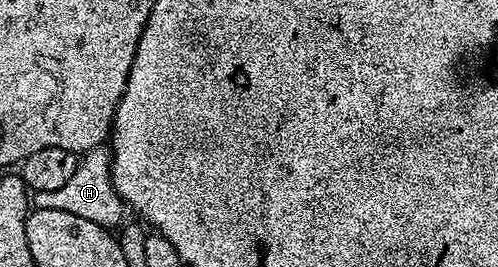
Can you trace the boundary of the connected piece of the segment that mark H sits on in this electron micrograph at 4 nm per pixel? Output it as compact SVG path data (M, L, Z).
M109 146L94 147L79 158L76 169L60 189L35 191L32 195L33 206L37 209L61 209L64 213L73 213L76 217L84 217L84 221L93 221L95 225L107 229L118 229L123 226L122 198L116 193L112 173L110 172Z

